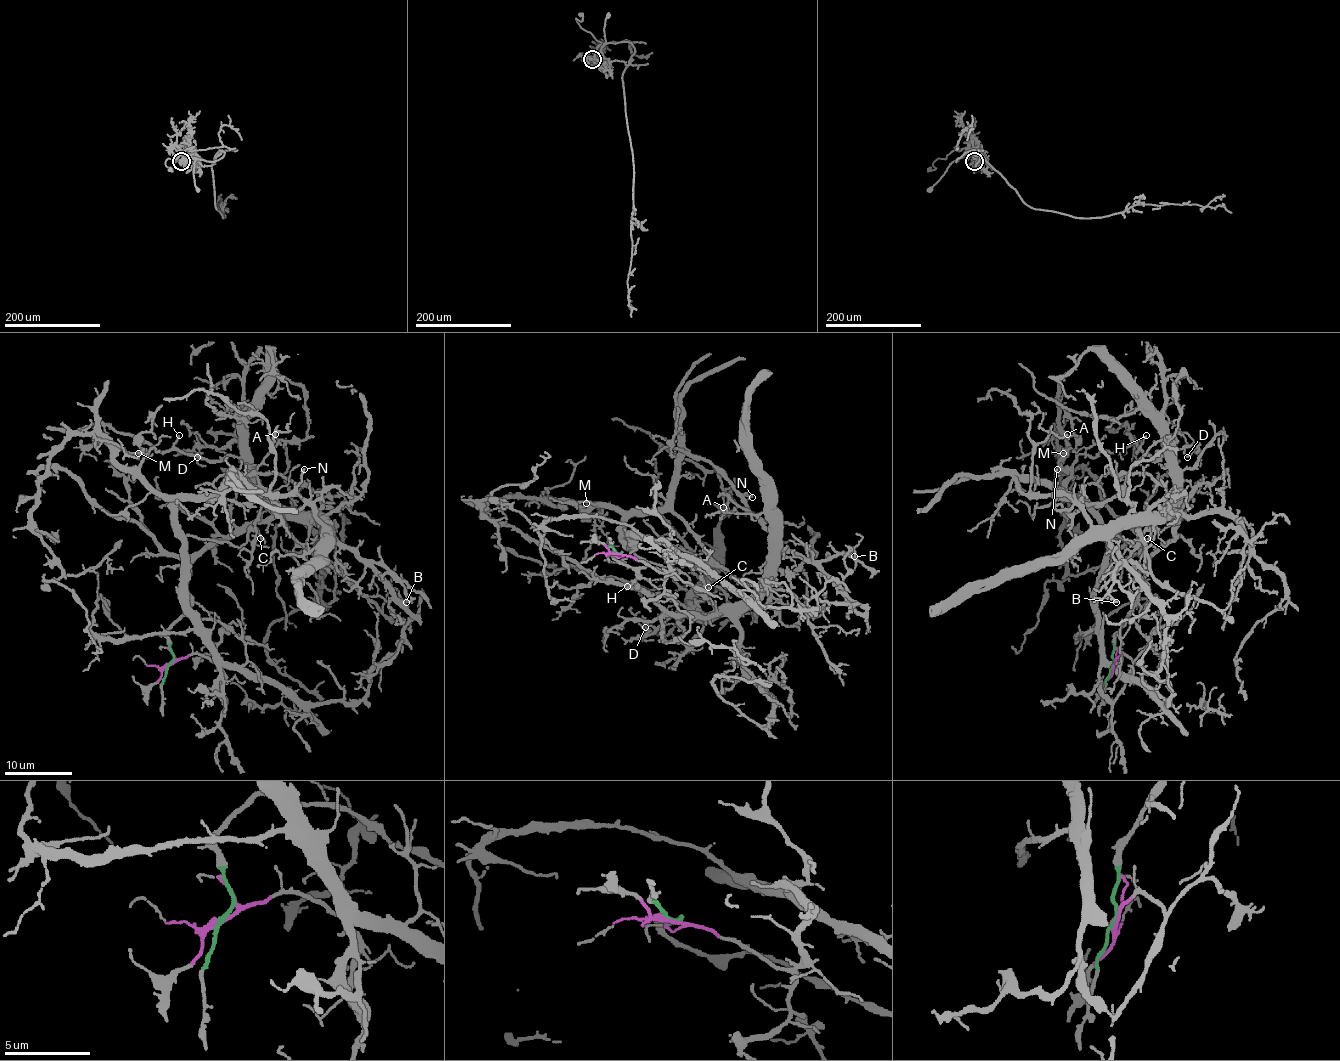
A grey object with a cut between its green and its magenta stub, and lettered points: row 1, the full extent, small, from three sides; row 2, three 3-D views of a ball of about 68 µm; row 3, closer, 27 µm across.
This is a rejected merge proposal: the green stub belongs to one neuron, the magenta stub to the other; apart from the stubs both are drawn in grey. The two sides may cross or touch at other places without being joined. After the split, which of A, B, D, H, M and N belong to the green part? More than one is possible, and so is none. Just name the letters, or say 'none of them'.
A, B, D, H, N

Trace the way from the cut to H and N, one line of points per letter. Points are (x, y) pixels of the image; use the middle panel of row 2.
H: (617, 553), (636, 572), (636, 584), (661, 606), (676, 614), (719, 613), (695, 614), (622, 580), (627, 585)
N: (617, 553), (668, 611), (732, 611), (766, 567), (771, 533), (748, 507), (744, 497), (753, 497)

